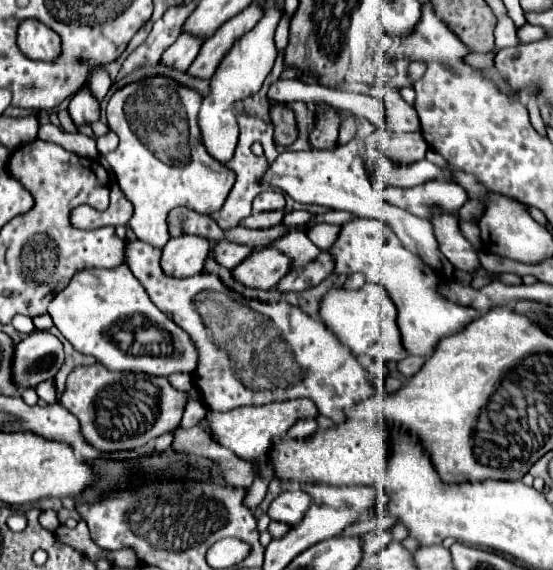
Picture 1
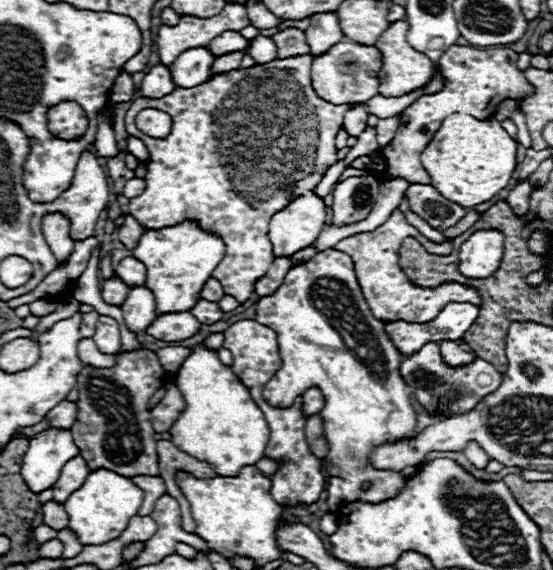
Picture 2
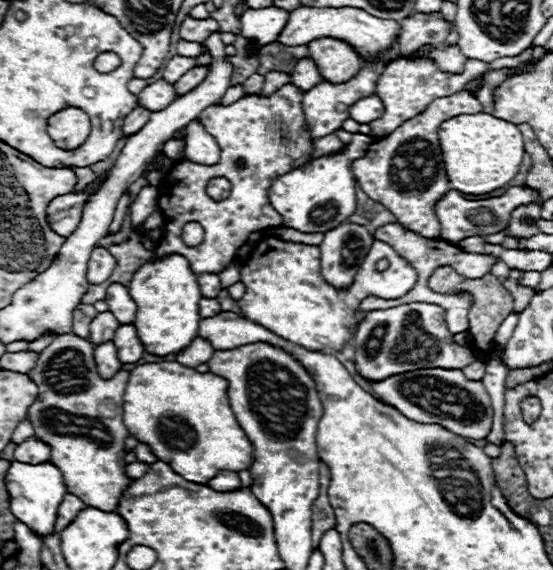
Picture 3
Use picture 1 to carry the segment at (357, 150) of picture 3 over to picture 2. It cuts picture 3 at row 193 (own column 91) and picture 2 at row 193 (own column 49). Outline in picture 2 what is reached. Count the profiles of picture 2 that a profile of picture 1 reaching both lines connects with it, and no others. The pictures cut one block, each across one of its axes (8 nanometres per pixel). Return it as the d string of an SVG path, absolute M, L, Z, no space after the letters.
M314 192L292 200L288 208L276 212L276 216L270 220L274 256L292 256L298 250L310 246L322 232L324 220L326 206Z

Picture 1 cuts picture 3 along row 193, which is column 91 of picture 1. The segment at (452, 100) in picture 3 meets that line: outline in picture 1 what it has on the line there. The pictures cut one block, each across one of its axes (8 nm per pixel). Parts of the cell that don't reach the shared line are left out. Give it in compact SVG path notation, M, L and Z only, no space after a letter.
M98 362L92 366L76 366L68 374L66 390L60 396L60 404L78 418L86 442L104 454L136 450L160 434L178 428L188 400L190 394L176 390L168 378L108 372Z

